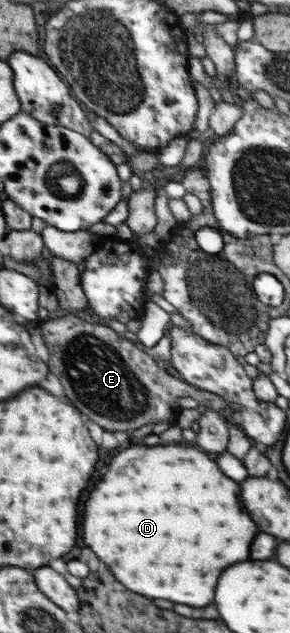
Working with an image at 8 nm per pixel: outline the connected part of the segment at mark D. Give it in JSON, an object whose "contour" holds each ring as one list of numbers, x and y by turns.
{"contour":[[162,444,158,446,130,446,126,450,122,450,112,462,110,462,110,470,108,474,94,486,94,490,90,492,90,498,84,504,84,538,88,548,94,550,94,554,110,566,110,570,116,574,116,578,120,582,124,582,124,586,128,586,128,590,138,592,142,596,148,598,160,598,160,600,168,600,174,604,186,604,186,606,206,606,212,602,212,592,214,592,214,582,218,578,218,572,222,572,226,566,234,564,234,562,242,562,248,556,248,546,252,536,256,534,254,522,250,520,250,516,246,514,246,510,242,508,240,500,238,500,238,484,234,484,232,480,228,480,218,468,216,464,206,458,206,454,202,454,200,450,194,449,190,444,186,446,170,446]]}

